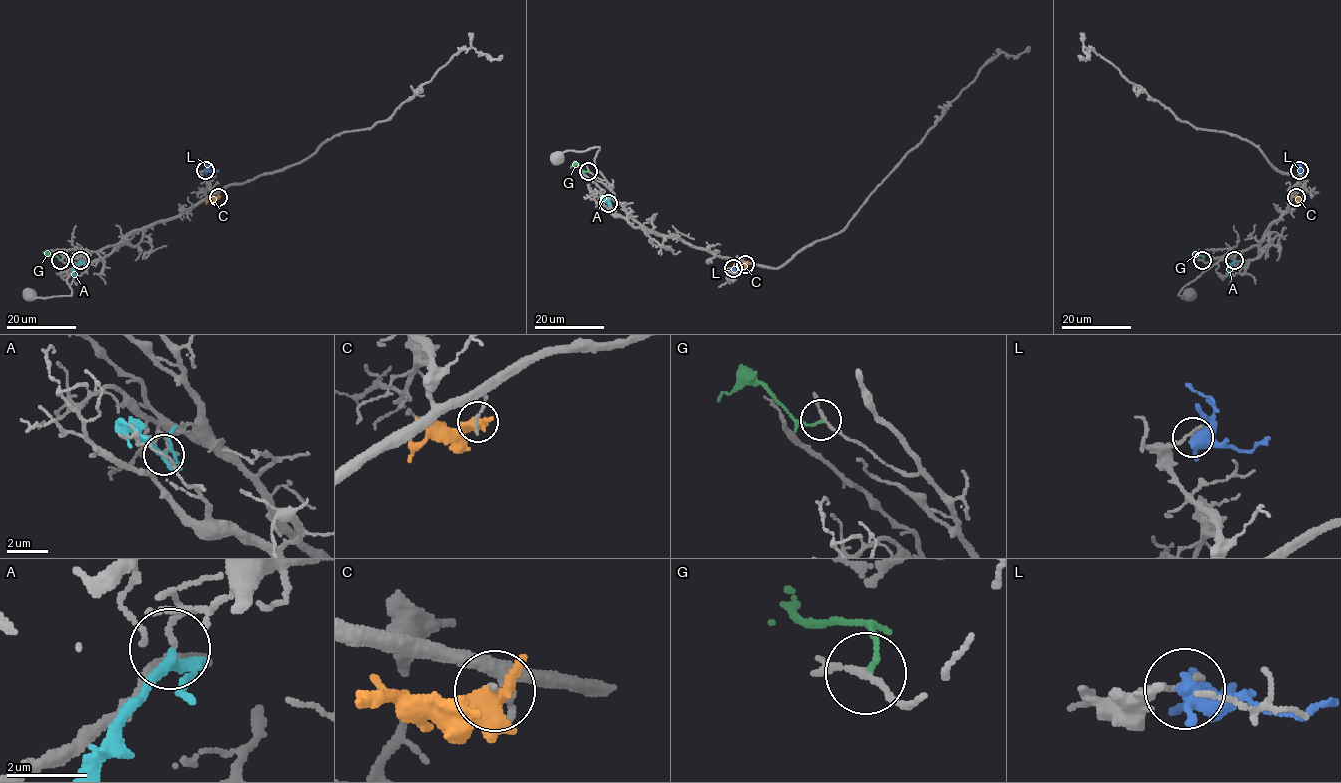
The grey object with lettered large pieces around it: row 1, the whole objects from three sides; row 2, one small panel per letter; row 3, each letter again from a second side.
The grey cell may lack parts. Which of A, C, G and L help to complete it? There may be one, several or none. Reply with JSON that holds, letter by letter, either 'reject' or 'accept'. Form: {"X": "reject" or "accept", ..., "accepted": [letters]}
{"A": "reject", "C": "reject", "G": "reject", "L": "reject", "accepted": []}

